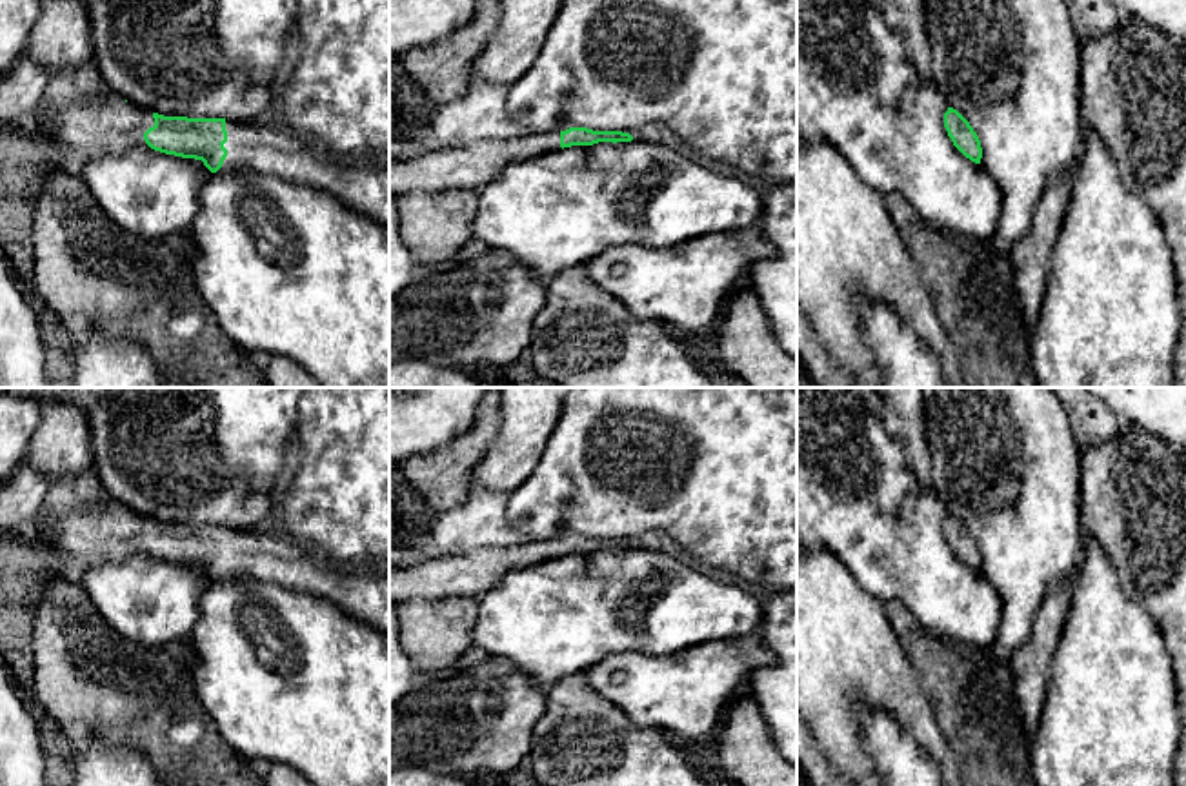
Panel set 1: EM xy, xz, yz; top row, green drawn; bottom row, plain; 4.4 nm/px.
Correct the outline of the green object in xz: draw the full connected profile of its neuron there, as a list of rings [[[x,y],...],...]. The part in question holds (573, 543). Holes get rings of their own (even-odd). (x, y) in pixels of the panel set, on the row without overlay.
[[[569,535],[555,540],[529,540],[524,546],[484,548],[466,555],[438,555],[422,564],[389,571],[389,600],[397,606],[415,599],[480,599],[515,568],[529,568],[548,559],[598,549],[631,549],[622,539]]]

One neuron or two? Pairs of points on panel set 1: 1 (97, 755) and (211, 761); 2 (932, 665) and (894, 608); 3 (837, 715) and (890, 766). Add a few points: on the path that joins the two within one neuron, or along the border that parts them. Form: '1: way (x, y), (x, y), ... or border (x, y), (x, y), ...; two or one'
1: border (106, 743), (133, 746), (155, 766); two
2: way (924, 650), (903, 623); one
3: border (859, 701), (859, 728), (874, 766); two

